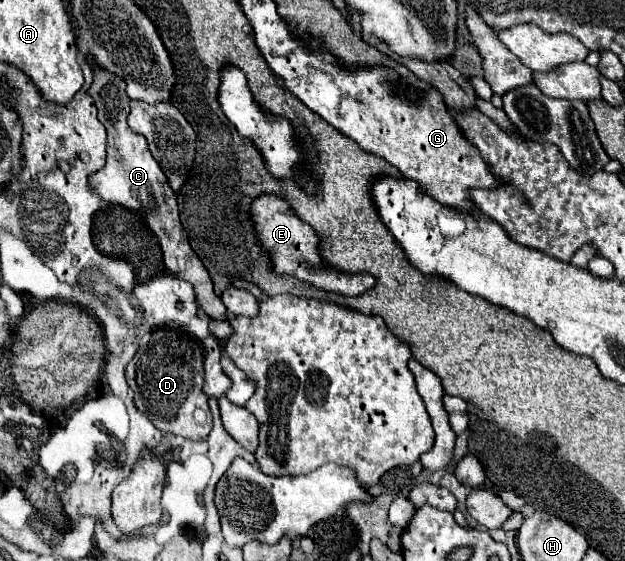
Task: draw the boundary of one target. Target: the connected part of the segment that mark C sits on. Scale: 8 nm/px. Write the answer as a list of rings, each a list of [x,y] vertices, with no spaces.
[[[93,66],[93,72],[95,72],[95,80],[89,88],[89,94],[95,100],[95,106],[99,110],[99,120],[103,122],[103,126],[107,130],[107,164],[97,174],[91,176],[91,184],[95,186],[95,190],[107,204],[119,204],[119,206],[127,206],[131,210],[143,212],[147,226],[153,230],[153,234],[159,240],[165,268],[173,276],[193,284],[195,302],[199,304],[199,308],[203,308],[207,312],[207,316],[227,318],[227,310],[225,310],[221,298],[215,296],[213,282],[211,282],[207,270],[203,268],[201,260],[195,256],[195,252],[191,250],[191,246],[183,234],[183,228],[179,222],[177,198],[175,198],[163,170],[151,156],[149,148],[147,148],[147,140],[143,136],[135,134],[127,126],[129,98],[125,94],[123,80],[119,80],[117,76],[113,76],[97,66]]]

